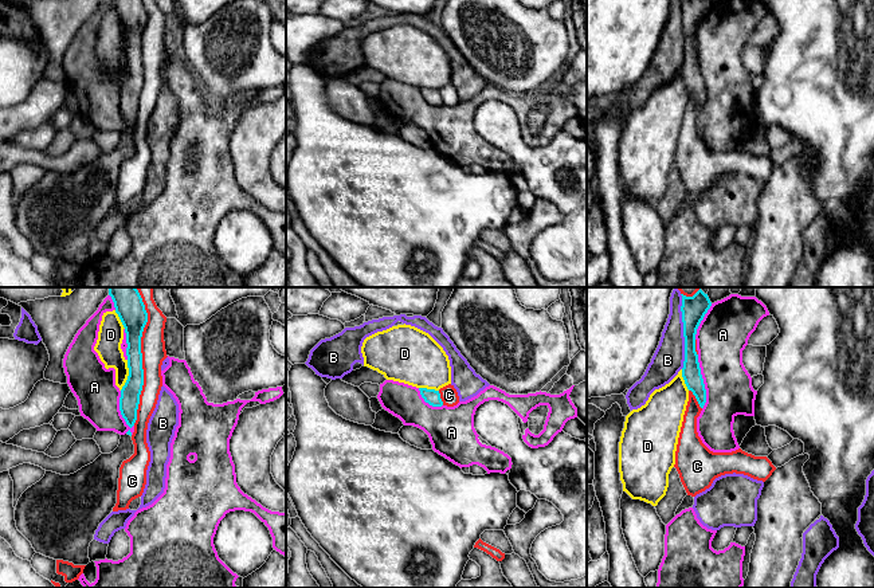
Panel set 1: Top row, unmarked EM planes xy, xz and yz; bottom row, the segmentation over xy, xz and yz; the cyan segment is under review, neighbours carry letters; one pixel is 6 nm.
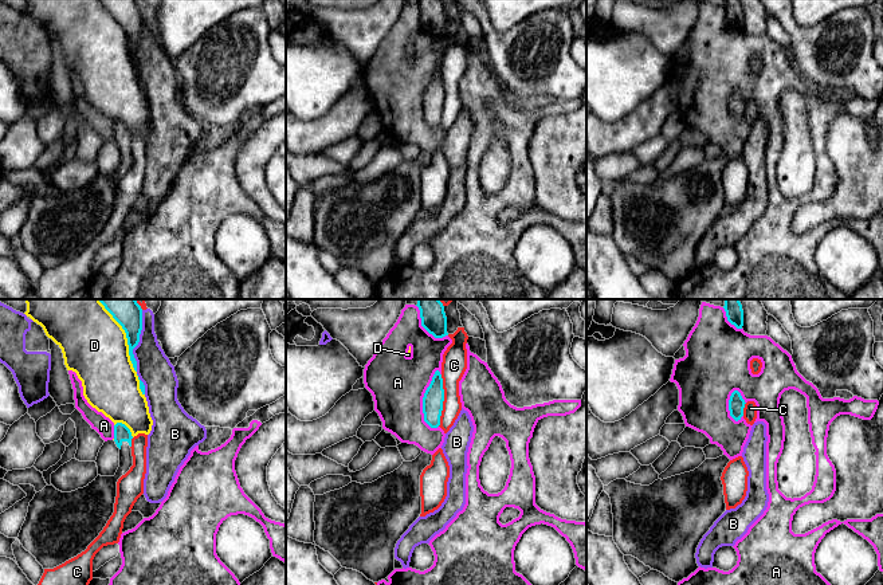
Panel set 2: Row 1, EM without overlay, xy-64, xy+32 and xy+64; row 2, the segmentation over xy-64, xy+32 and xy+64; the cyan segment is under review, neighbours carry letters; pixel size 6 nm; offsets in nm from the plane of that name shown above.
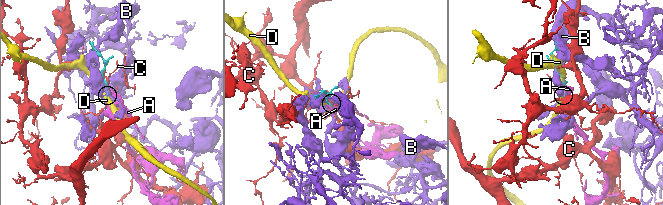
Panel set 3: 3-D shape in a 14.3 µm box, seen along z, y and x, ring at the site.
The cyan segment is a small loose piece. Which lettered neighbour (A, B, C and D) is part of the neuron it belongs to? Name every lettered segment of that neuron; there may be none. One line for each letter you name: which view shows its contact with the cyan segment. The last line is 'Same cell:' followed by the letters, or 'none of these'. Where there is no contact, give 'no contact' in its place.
Same cell: none of these

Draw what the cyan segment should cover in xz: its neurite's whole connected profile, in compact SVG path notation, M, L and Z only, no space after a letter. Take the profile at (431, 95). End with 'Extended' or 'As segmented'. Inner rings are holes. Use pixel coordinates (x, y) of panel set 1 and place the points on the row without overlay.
M419 87L422 97L426 102L428 102L432 106L442 106L443 101L440 98L439 90L435 89L427 89L427 87Z. As segmented

